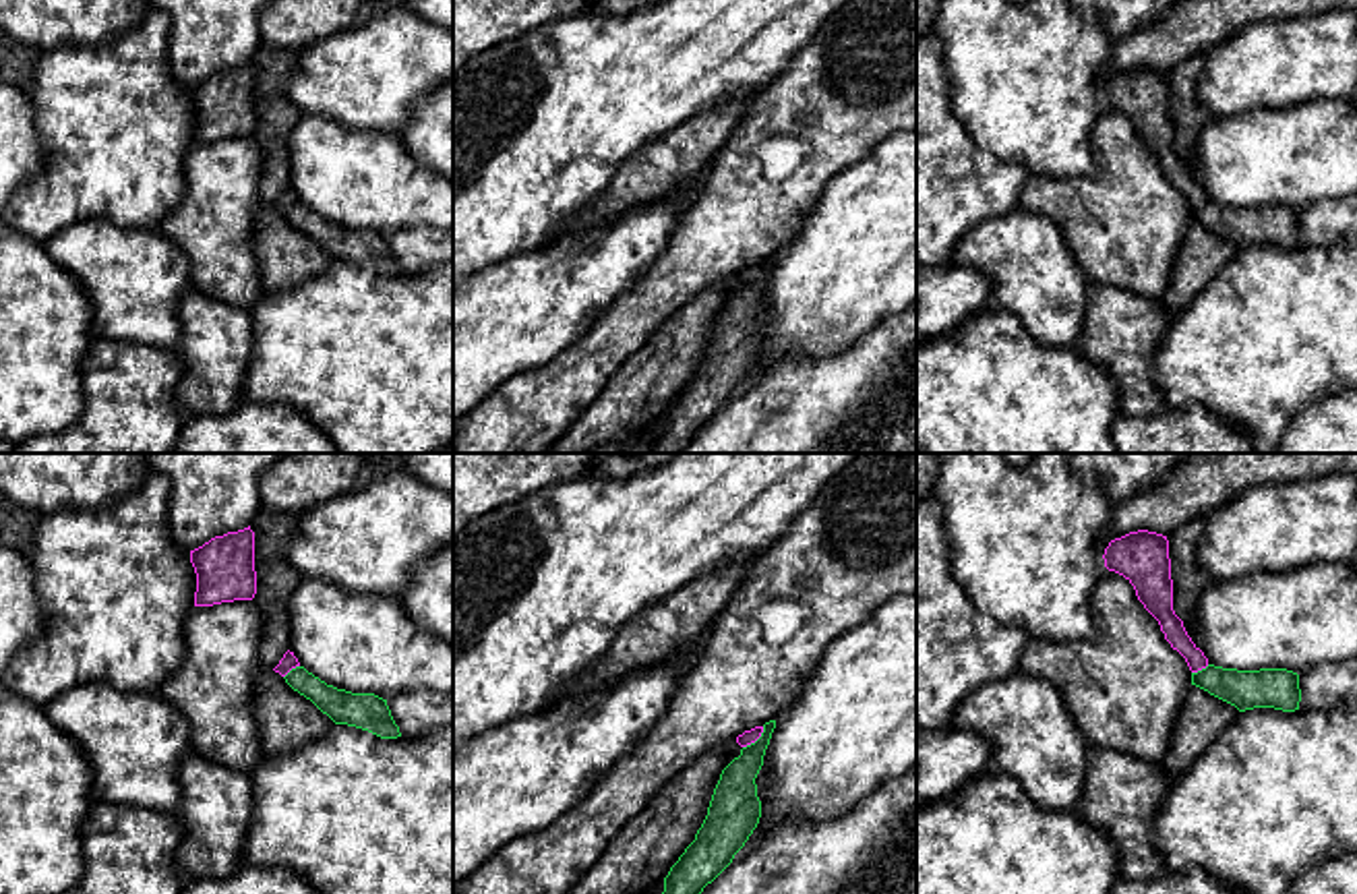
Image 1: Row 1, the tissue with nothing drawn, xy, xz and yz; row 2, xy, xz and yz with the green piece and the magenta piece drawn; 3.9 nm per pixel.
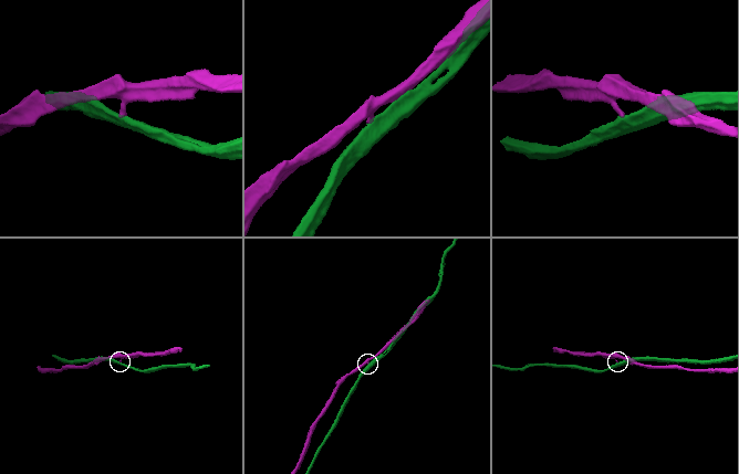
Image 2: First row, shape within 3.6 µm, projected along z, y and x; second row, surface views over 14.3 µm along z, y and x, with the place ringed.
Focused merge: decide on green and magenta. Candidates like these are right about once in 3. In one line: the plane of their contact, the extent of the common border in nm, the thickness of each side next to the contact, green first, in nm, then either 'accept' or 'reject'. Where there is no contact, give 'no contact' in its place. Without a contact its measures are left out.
contact in xz; length 120 nm; calibres 180 and 60 nm; reject

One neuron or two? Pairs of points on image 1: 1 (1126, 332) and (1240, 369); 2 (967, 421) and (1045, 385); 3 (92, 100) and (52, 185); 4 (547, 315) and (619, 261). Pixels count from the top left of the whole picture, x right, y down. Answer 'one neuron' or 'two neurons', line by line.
1: two neurons
2: one neuron
3: one neuron
4: one neuron

